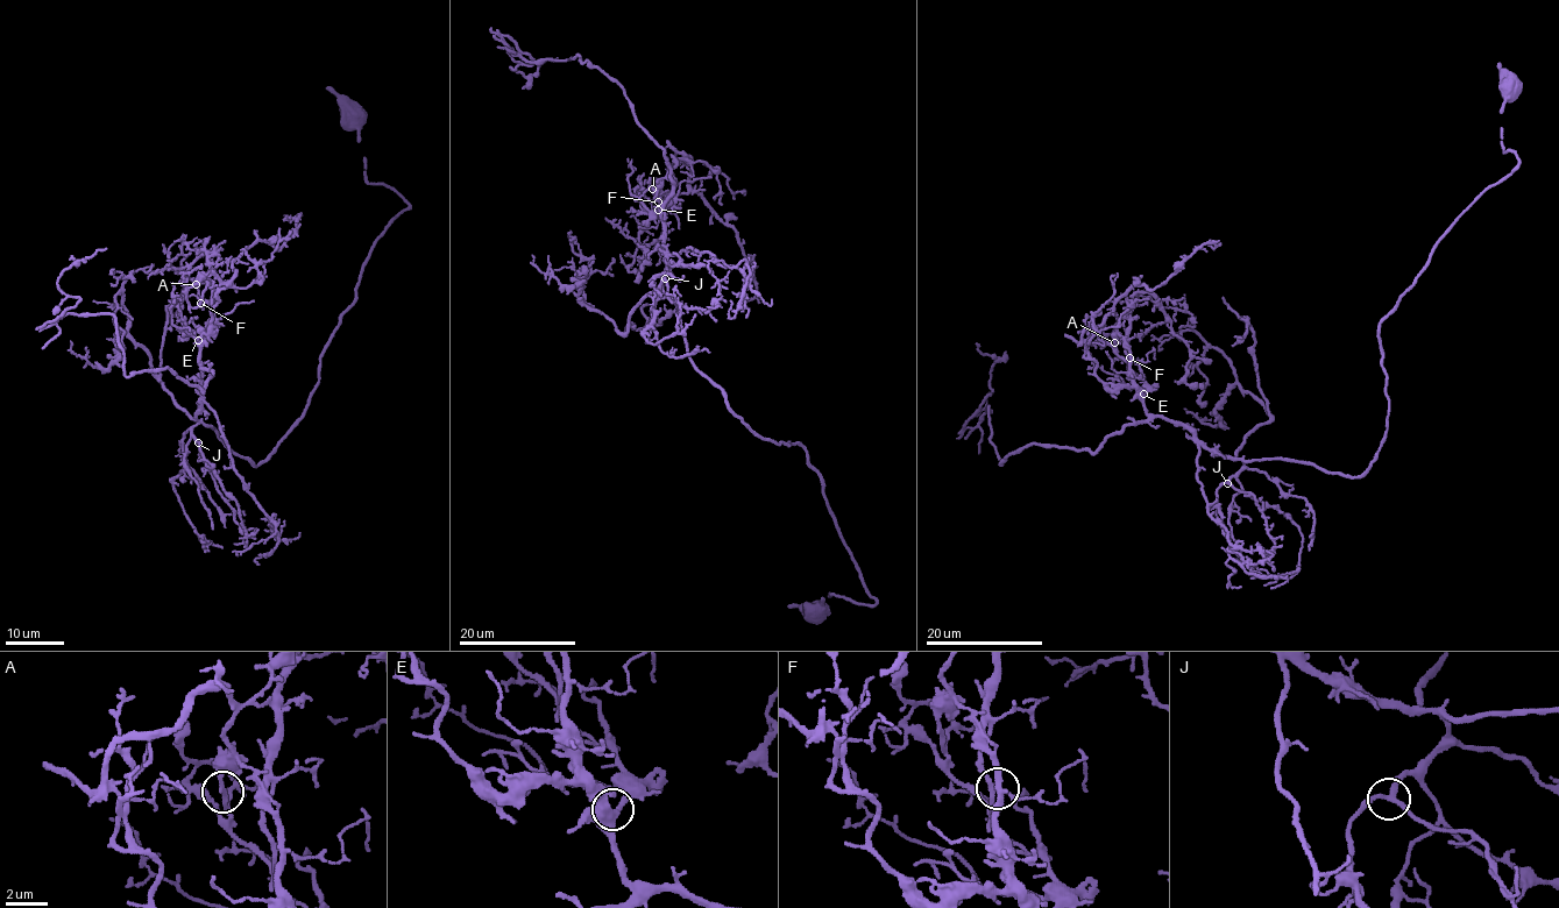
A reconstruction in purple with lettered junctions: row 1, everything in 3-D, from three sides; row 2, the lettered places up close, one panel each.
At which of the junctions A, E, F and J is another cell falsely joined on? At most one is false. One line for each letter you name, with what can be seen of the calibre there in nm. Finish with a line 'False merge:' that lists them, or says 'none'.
A: 190 nm thick
False merge: A

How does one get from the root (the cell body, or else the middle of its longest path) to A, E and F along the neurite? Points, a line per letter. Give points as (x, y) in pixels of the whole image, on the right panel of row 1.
A: (1508, 89), (1501, 143), (1518, 164), (1380, 324), (1387, 431), (1361, 475), (1213, 453), (1146, 411), (1113, 342)
E: (1508, 89), (1501, 143), (1518, 164), (1380, 324), (1387, 431), (1361, 475), (1223, 458), (1152, 417), (1143, 394)
F: (1508, 89), (1518, 164), (1380, 324), (1387, 431), (1361, 475), (1213, 453), (1146, 411), (1129, 357)

